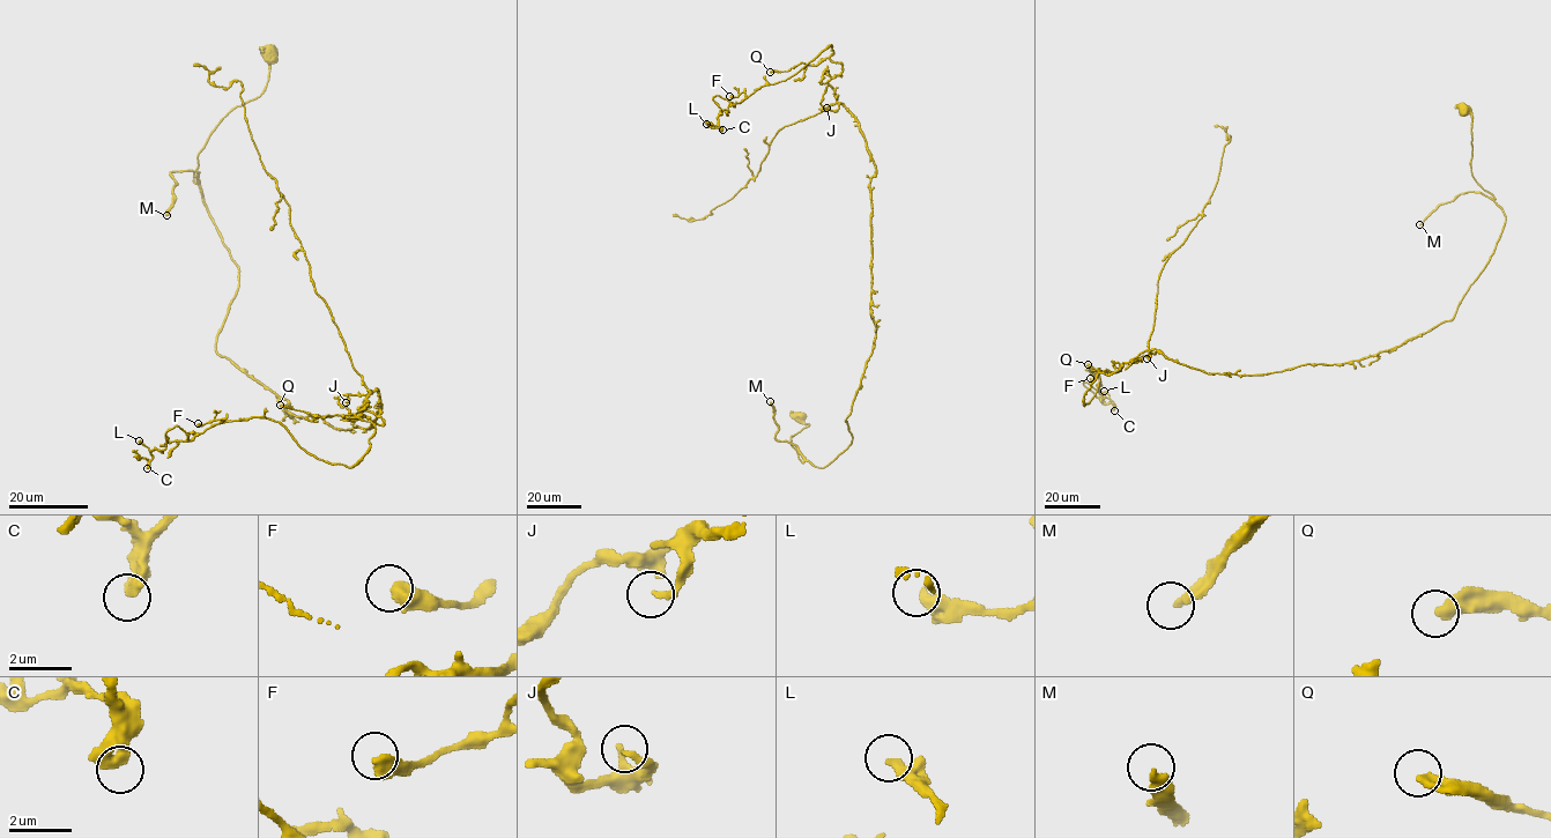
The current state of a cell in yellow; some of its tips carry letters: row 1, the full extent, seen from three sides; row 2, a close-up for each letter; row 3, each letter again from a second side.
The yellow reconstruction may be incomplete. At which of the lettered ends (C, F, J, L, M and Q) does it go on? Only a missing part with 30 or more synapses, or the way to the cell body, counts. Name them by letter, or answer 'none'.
M

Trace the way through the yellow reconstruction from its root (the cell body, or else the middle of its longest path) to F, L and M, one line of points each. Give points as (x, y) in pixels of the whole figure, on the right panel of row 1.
F: (1464, 106), (1472, 176), (1505, 219), (1452, 319), (1360, 360), (1259, 375), (1143, 350), (1083, 405), (1090, 378)
L: (1464, 106), (1505, 219), (1452, 319), (1259, 375), (1143, 350), (1083, 405), (1083, 382), (1104, 391)
M: (1464, 106), (1472, 120), (1472, 176), (1494, 199), (1478, 191), (1462, 193), (1442, 202), (1419, 224)

